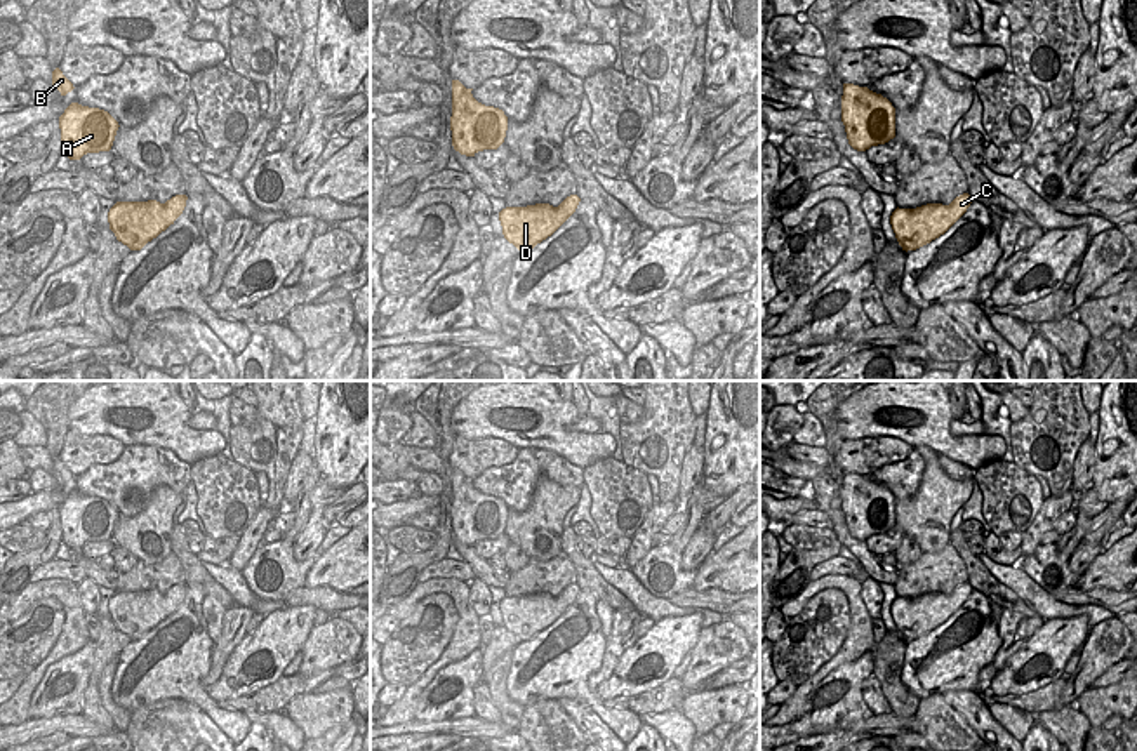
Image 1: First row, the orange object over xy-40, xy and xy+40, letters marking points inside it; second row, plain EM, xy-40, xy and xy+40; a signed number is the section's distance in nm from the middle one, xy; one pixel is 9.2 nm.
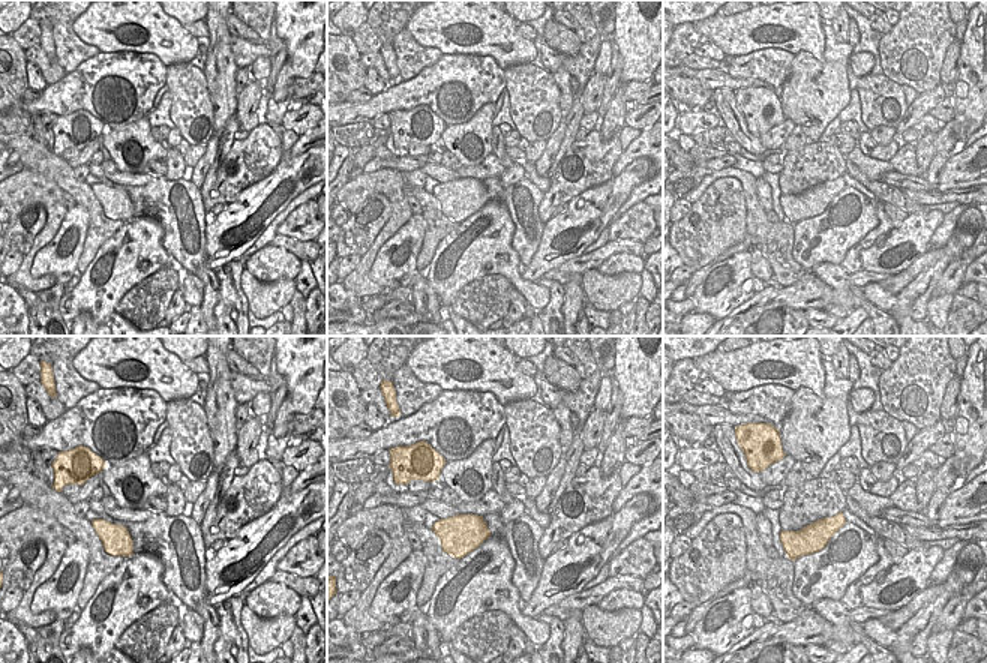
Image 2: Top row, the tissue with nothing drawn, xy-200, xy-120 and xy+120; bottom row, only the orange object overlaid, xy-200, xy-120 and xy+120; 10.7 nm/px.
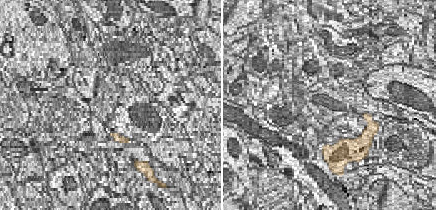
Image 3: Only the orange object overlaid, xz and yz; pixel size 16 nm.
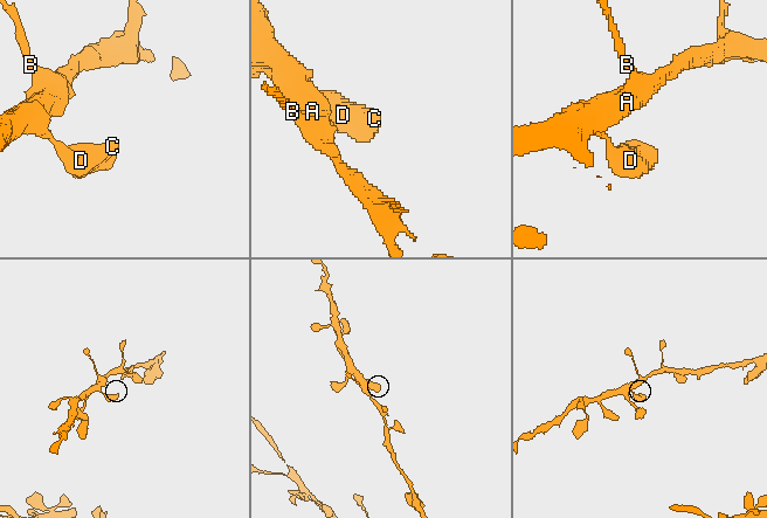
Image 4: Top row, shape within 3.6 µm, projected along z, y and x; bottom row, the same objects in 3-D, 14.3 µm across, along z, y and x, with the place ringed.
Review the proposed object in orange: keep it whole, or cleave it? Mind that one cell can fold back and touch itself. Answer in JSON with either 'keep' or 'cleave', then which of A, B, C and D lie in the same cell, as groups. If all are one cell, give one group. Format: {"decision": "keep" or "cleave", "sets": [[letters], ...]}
{"decision": "keep", "sets": [["A", "B", "C", "D"]]}

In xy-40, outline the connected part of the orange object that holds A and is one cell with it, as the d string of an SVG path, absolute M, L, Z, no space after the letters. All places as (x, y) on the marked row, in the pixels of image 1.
M71 103L59 116L63 153L80 160L87 153L110 151L118 127L108 111Z

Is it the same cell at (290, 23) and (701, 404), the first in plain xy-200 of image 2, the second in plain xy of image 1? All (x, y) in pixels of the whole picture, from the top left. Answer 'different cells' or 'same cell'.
different cells

